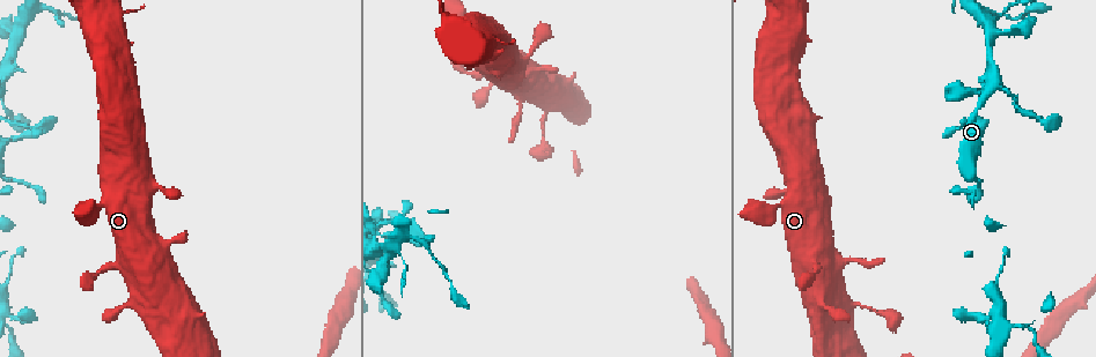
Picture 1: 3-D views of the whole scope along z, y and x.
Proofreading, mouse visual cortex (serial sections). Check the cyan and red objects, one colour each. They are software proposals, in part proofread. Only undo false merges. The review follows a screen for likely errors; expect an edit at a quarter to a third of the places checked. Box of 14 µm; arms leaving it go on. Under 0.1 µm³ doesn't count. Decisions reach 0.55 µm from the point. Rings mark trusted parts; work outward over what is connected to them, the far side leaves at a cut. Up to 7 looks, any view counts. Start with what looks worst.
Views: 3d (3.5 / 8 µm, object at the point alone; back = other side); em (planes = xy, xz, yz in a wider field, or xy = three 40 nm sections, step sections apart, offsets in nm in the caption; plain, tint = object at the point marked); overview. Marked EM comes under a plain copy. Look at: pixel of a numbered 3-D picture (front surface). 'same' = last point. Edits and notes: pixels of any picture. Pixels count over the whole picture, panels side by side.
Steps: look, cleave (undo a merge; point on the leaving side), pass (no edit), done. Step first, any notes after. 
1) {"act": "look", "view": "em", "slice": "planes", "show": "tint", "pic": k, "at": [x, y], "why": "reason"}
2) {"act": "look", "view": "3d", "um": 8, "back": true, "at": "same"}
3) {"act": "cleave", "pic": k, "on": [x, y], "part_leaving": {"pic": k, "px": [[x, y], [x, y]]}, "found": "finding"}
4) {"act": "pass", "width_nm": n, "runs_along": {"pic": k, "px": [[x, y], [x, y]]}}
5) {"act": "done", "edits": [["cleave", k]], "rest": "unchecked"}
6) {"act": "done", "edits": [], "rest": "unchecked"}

{"act": "look", "view": "3d", "um": 3.5, "pic": 1, "at": [167, 266], "why": "touches itself"}

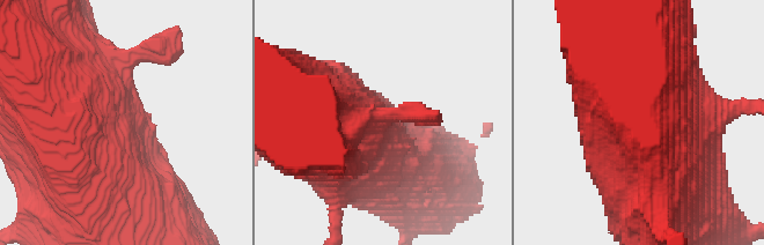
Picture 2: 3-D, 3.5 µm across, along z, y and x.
{"act": "look", "view": "em", "slice": "xy", "step": 3, "show": "tint", "pic": 2, "at": [389, 142]}

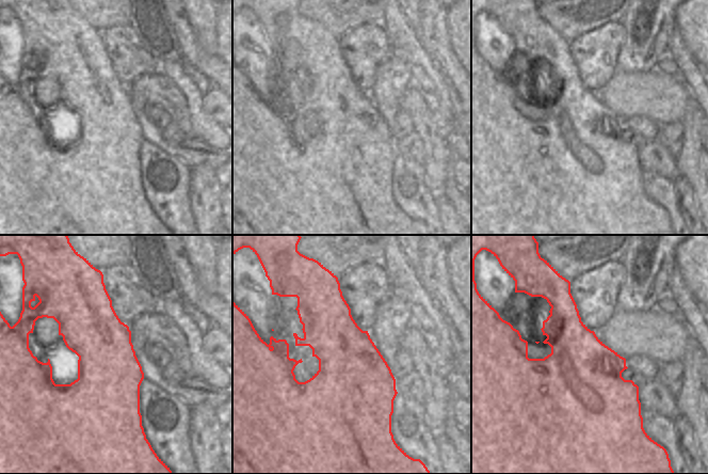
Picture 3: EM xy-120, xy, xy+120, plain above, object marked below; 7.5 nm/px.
{"act": "pass", "runs_along": {"pic": 2, "px": [[335, 139], [409, 177], [441, 180]]}, "found": "continuous, no second cell"}

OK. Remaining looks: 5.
{"act": "look", "view": "3d", "um": 3.5, "pic": 1, "at": [7, 65], "why": "calibre changes"}

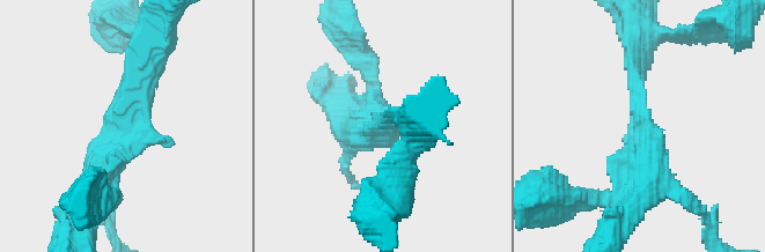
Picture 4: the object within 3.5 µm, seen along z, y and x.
{"act": "look", "view": "em", "slice": "xy", "step": 1, "show": "tint", "pic": 4, "at": [126, 129], "why": "shape alone is not enough"}

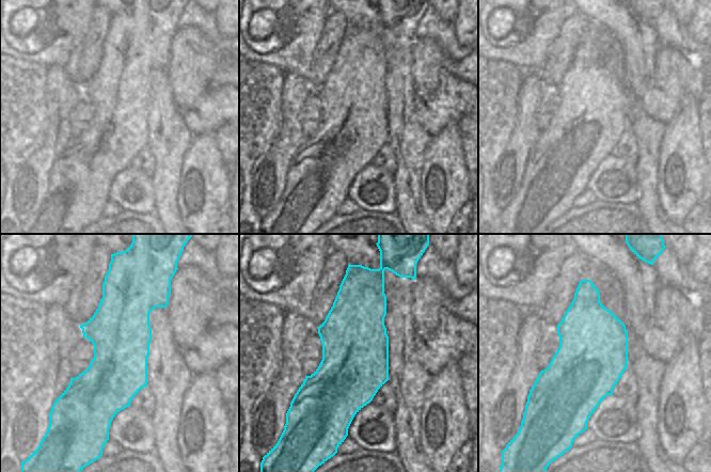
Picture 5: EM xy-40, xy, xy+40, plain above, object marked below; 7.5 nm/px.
{"act": "pass", "runs_along": {"pic": 4, "px": [[88, 191], [153, 56]]}, "found": "all the same cell"}

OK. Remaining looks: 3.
{"act": "look", "view": "3d", "um": 3.5, "pic": 1, "at": [983, 8], "why": "thick turns thin"}

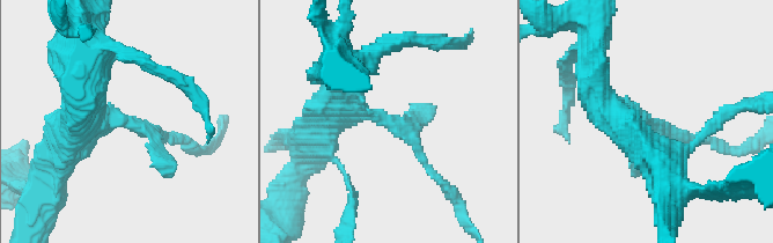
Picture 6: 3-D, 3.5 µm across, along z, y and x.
{"act": "look", "view": "em", "slice": "xy", "step": 3, "show": "tint", "pic": 6, "at": [139, 126]}

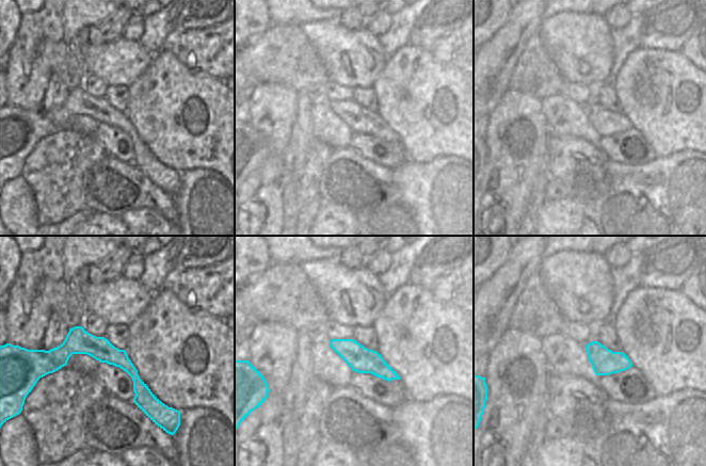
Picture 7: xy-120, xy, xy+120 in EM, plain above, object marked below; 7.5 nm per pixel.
{"act": "cleave", "pic": 6, "on": [421, 157], "border": {"pic": 7, "px": [[98, 337], [106, 354], [99, 360]]}, "found": "two cells meet here"}

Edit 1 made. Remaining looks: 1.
{"act": "done", "edits": [["cleave", 6]], "rest": "unchecked"}

